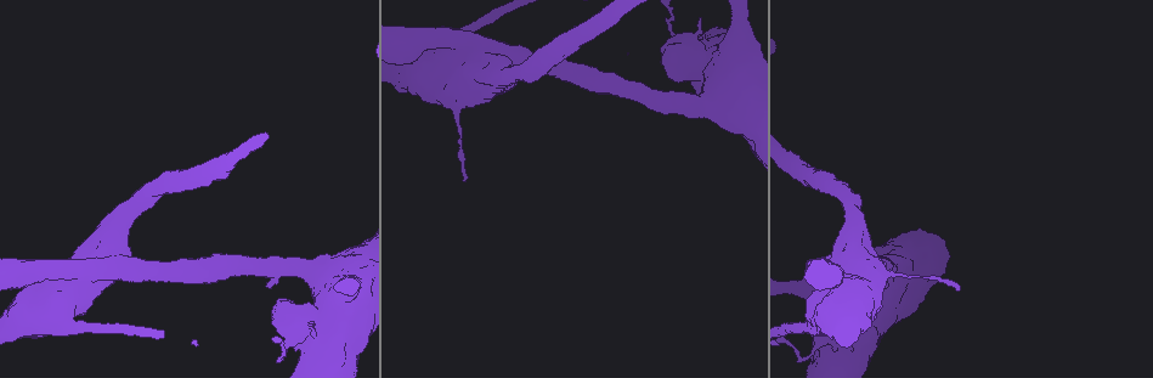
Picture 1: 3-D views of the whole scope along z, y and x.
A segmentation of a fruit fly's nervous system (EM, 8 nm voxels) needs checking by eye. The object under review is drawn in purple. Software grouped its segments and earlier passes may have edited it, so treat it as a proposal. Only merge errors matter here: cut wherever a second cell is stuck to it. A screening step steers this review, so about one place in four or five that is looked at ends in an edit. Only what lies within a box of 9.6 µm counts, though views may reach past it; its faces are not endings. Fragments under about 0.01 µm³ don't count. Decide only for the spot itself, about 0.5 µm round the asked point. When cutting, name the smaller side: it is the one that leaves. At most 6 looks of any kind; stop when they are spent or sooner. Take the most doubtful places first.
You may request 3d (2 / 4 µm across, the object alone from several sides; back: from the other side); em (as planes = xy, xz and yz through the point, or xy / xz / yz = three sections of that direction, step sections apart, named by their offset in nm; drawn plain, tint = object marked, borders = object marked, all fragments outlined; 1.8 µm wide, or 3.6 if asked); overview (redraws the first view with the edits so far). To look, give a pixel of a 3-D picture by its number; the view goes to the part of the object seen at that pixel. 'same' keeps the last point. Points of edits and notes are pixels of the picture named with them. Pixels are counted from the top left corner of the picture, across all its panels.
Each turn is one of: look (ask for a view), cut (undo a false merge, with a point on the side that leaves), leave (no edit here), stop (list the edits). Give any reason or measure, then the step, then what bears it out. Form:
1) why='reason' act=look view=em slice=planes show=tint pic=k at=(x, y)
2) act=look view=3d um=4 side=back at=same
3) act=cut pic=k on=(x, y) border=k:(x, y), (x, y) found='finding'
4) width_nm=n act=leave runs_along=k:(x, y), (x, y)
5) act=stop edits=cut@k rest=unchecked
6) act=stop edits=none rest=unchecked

why='abrupt turn' act=look view=3d um=4 pic=1 at=(119, 262)

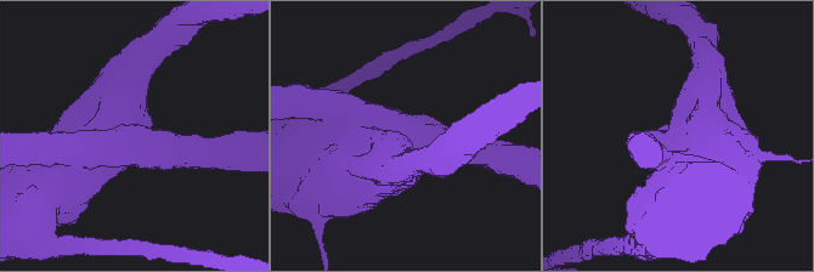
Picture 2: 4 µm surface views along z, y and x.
why='need the tissue' act=look view=em um=3.6 slice=xz step=4 show=tint pic=2 at=(129, 139)

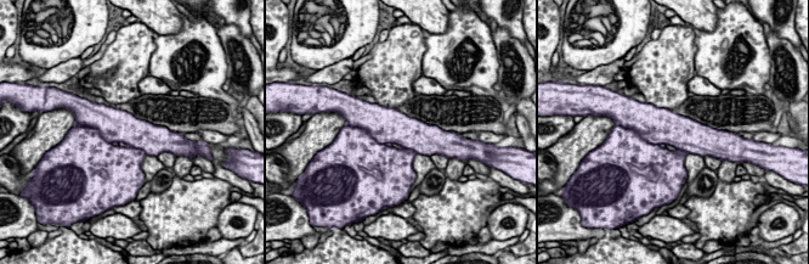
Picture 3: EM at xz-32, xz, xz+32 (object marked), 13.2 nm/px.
act=look view=em um=3.6 slice=planes show=tint at=same

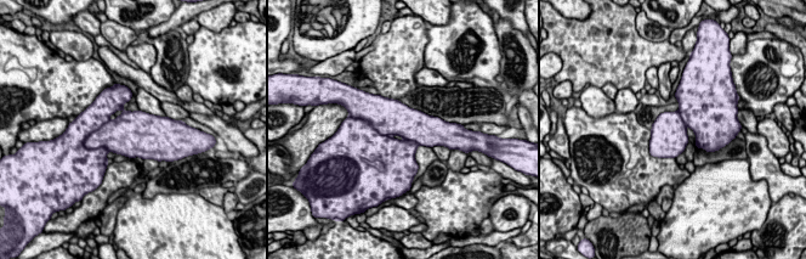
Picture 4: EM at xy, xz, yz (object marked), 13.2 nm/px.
width_nm=480 act=cut pic=4 on=(359, 140) found='two cells meet here'

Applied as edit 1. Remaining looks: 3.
act=look view=overview

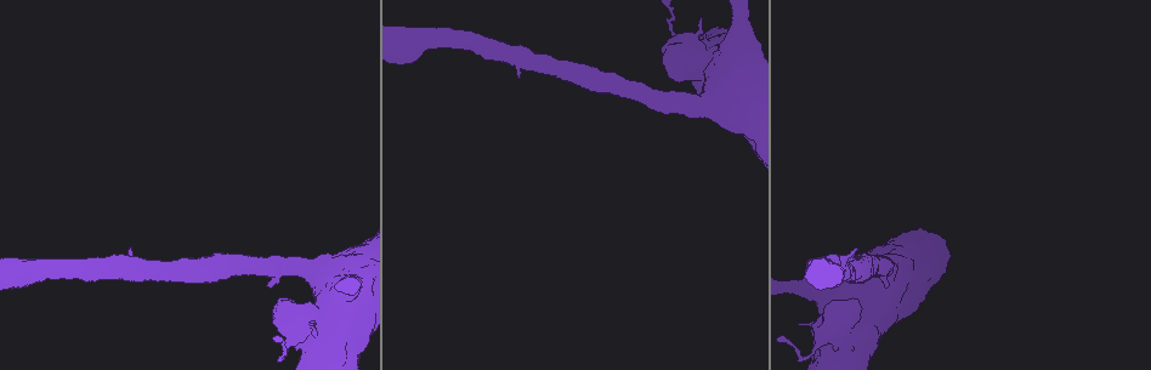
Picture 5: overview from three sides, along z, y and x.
why='closes a loop' act=look view=em slice=planes show=tint pic=5 at=(877, 282)

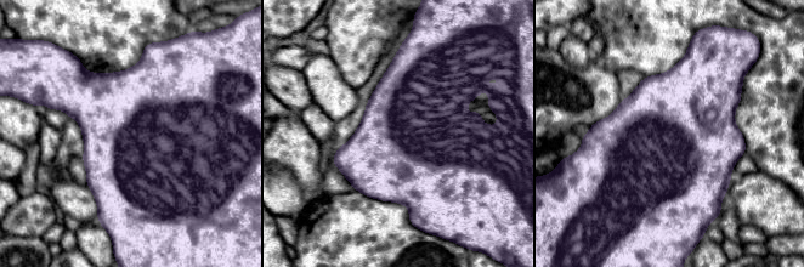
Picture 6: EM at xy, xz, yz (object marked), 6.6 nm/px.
act=leave found='continuous, no second cell'

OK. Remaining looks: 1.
act=stop edits=cut@4 rest=unchecked

